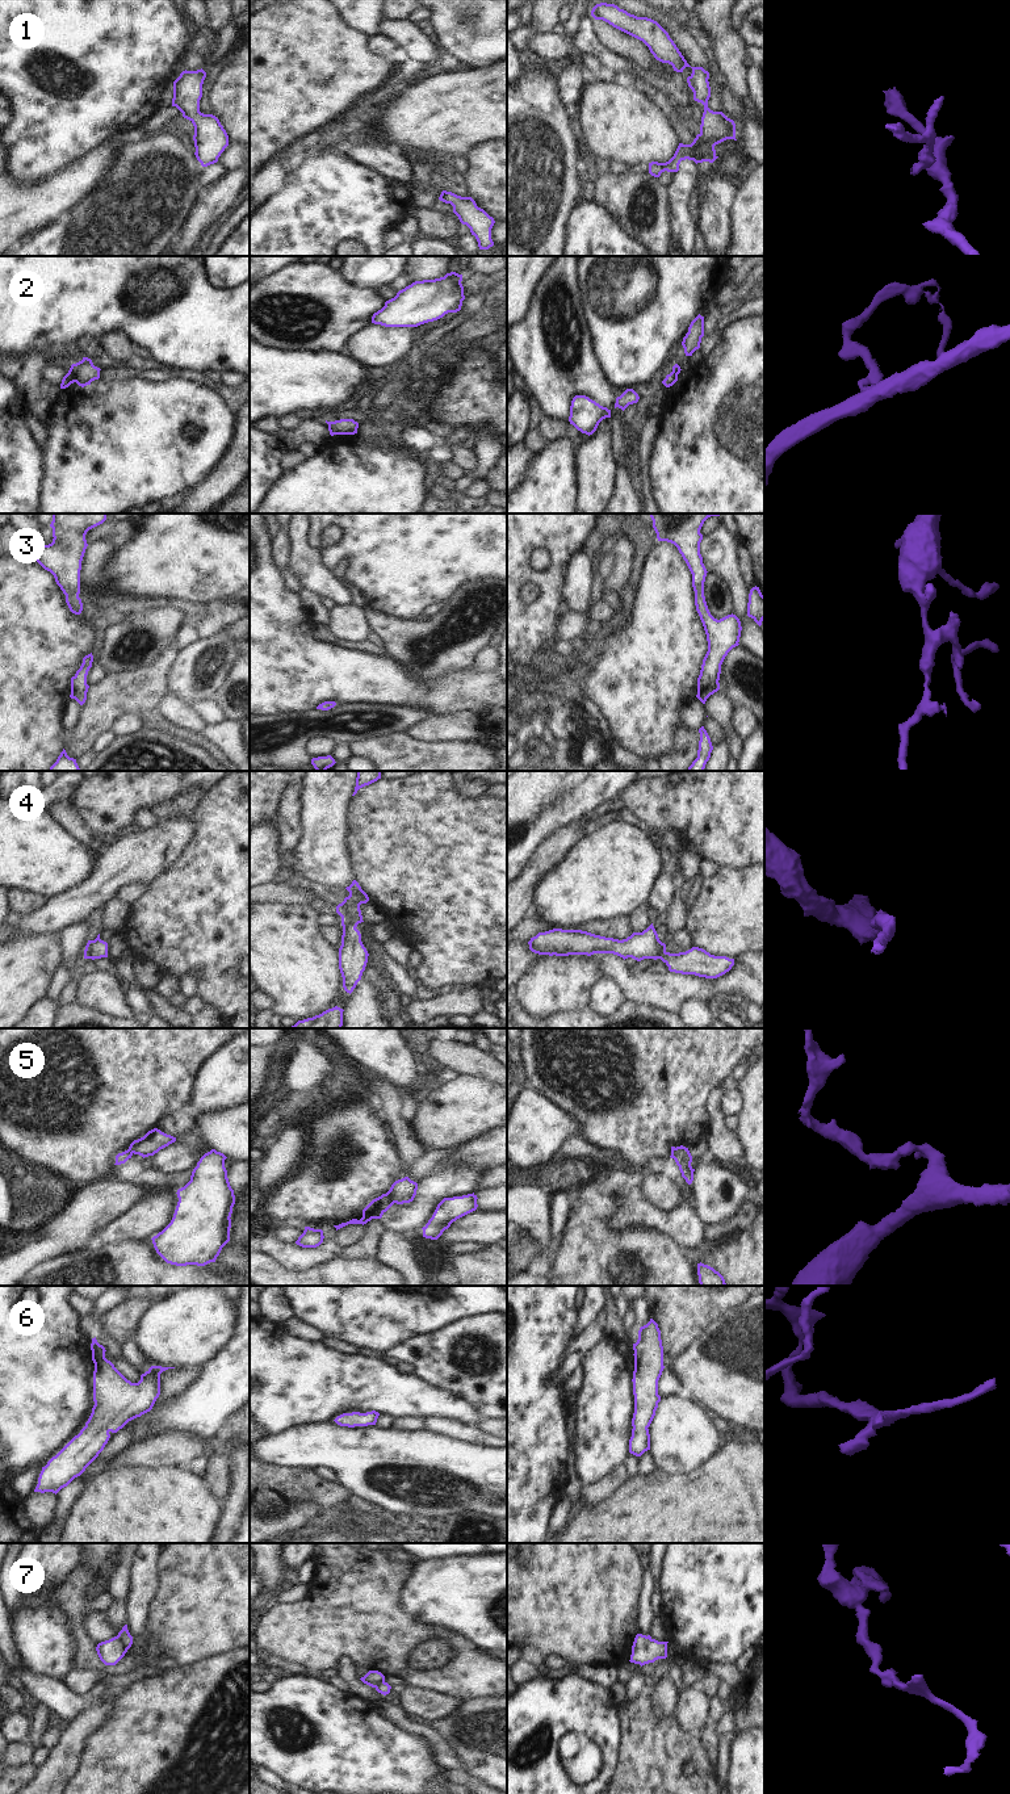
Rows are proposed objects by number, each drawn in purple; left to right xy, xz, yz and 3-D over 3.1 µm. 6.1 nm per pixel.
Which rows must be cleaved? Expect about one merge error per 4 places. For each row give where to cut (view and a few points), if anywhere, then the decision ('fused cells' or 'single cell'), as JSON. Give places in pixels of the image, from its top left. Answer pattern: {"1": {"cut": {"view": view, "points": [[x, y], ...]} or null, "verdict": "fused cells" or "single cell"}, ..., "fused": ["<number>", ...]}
{"1": {"cut": null, "verdict": "single cell"}, "2": {"cut": {"view": "xy", "points": [[70, 368], [76, 381]]}, "verdict": "fused cells"}, "3": {"cut": null, "verdict": "single cell"}, "4": {"cut": null, "verdict": "single cell"}, "5": {"cut": {"view": "xz", "points": [[386, 1193], [394, 1202]]}, "verdict": "fused cells"}, "6": {"cut": null, "verdict": "single cell"}, "7": {"cut": {"view": "xy", "points": [[116, 1637], [126, 1650]]}, "verdict": "fused cells"}, "fused": ["2", "5", "7"]}

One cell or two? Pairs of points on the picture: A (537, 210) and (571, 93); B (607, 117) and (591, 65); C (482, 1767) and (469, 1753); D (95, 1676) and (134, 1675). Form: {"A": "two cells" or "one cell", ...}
{"A": "two cells", "B": "two cells", "C": "one cell", "D": "two cells"}

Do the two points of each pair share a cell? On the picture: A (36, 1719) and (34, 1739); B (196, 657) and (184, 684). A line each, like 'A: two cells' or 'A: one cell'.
A: one cell
B: one cell

